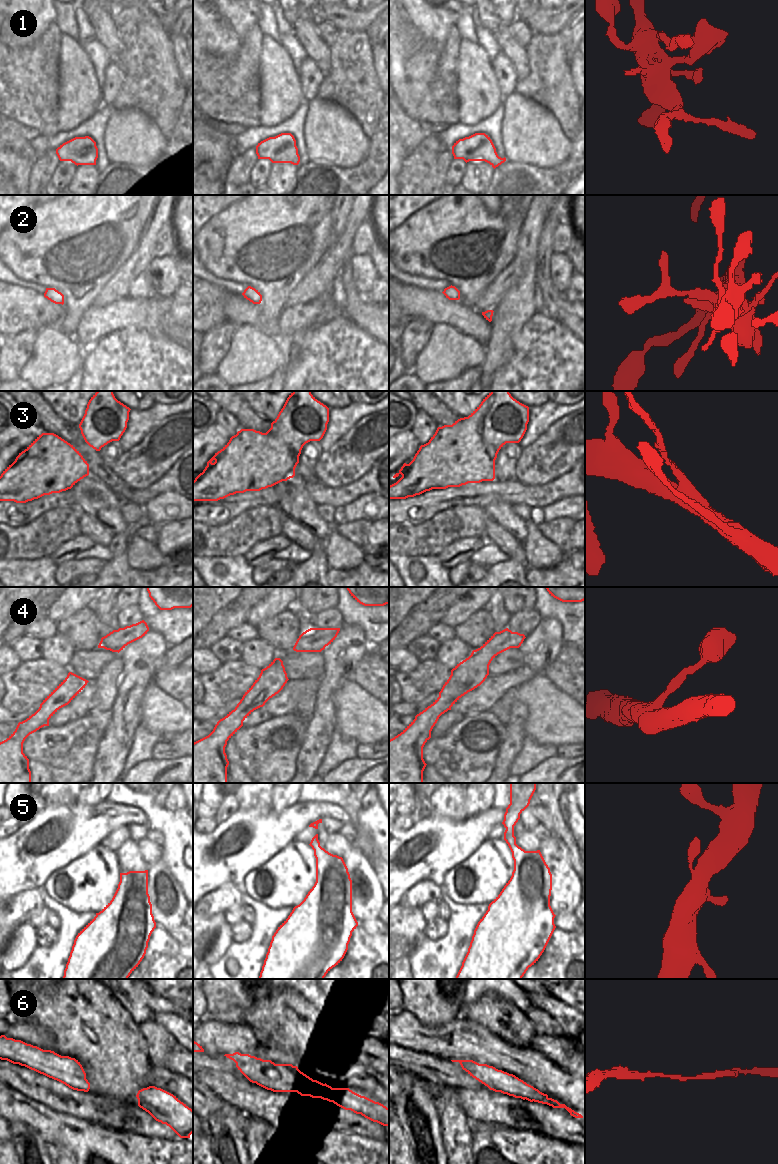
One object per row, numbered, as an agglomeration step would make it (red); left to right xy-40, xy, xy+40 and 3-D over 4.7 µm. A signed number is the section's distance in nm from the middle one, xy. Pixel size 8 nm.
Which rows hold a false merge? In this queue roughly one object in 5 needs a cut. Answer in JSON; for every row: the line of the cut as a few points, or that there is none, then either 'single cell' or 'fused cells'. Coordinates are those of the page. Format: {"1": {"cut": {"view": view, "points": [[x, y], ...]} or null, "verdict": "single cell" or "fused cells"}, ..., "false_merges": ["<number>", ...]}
{"1": {"cut": null, "verdict": "single cell"}, "2": {"cut": null, "verdict": "single cell"}, "3": {"cut": null, "verdict": "single cell"}, "4": {"cut": null, "verdict": "single cell"}, "5": {"cut": null, "verdict": "single cell"}, "6": {"cut": null, "verdict": "single cell"}, "false_merges": []}

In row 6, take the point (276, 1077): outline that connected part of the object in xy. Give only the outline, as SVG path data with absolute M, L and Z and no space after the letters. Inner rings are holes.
M235 1052L225 1054L236 1063L238 1070L252 1083L273 1092L297 1092L301 1096L321 1098L337 1106L361 1114L365 1118L383 1126L389 1126L389 1108L349 1088L332 1088L313 1080L297 1066L275 1064L249 1054Z

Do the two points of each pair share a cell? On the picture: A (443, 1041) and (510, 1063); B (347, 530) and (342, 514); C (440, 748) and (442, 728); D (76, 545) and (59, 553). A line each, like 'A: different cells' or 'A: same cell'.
A: same cell
B: different cells
C: different cells
D: same cell

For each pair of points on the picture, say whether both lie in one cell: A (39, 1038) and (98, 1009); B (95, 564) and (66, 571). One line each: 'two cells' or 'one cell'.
A: two cells
B: one cell

